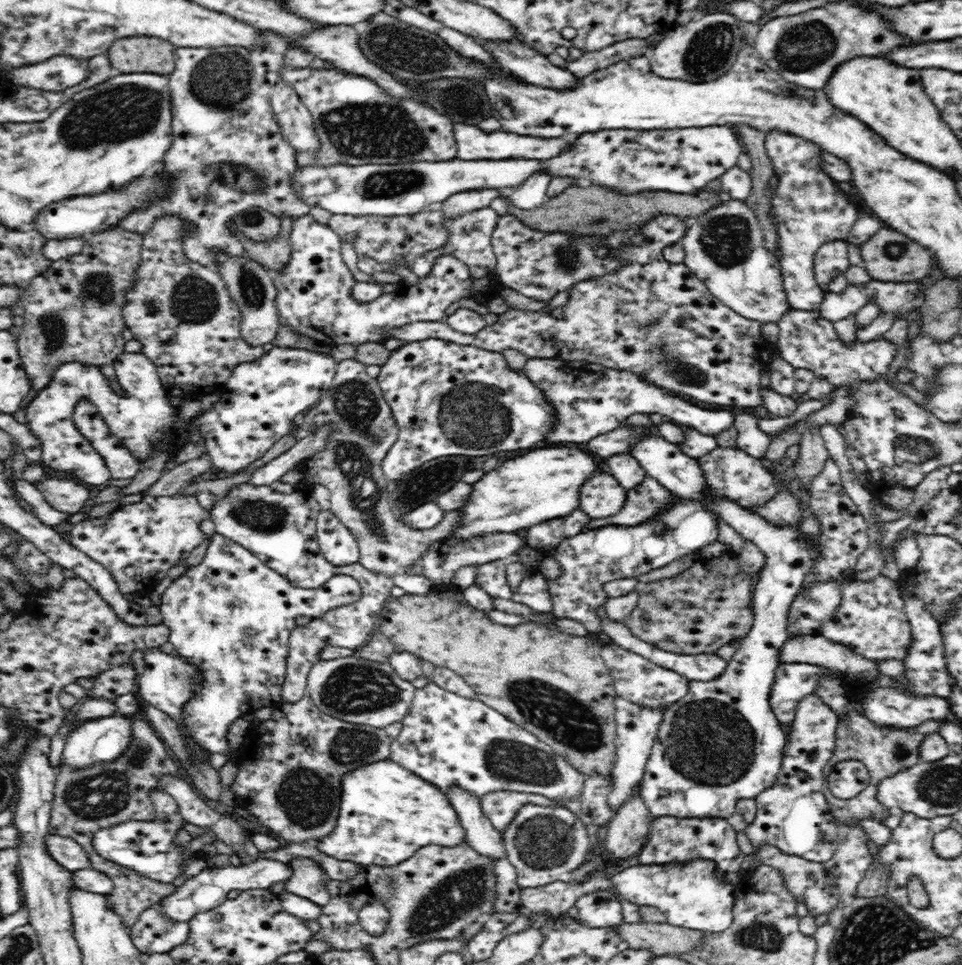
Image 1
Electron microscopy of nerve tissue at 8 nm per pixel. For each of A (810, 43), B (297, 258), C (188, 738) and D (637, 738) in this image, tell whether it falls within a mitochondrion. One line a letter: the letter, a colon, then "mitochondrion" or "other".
A: mitochondrion
B: other
C: other
D: other

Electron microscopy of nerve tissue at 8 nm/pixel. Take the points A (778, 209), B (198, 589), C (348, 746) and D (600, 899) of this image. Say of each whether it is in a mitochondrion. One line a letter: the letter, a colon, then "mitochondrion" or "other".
A: other
B: other
C: mitochondrion
D: other

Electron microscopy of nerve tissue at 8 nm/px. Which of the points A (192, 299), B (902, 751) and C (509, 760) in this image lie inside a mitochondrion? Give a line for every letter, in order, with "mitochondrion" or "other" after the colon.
A: mitochondrion
B: mitochondrion
C: mitochondrion

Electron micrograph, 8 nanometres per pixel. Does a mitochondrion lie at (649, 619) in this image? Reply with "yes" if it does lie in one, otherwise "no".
no

